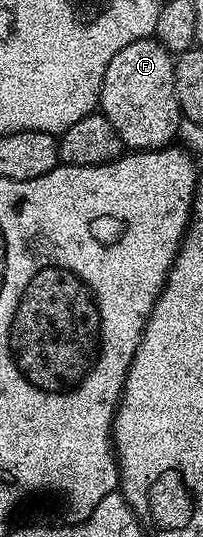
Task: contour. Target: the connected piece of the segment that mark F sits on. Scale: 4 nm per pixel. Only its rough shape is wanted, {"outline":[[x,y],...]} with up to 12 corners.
{"outline":[[156,38],[118,51],[100,111],[127,149],[178,132],[175,57]]}

